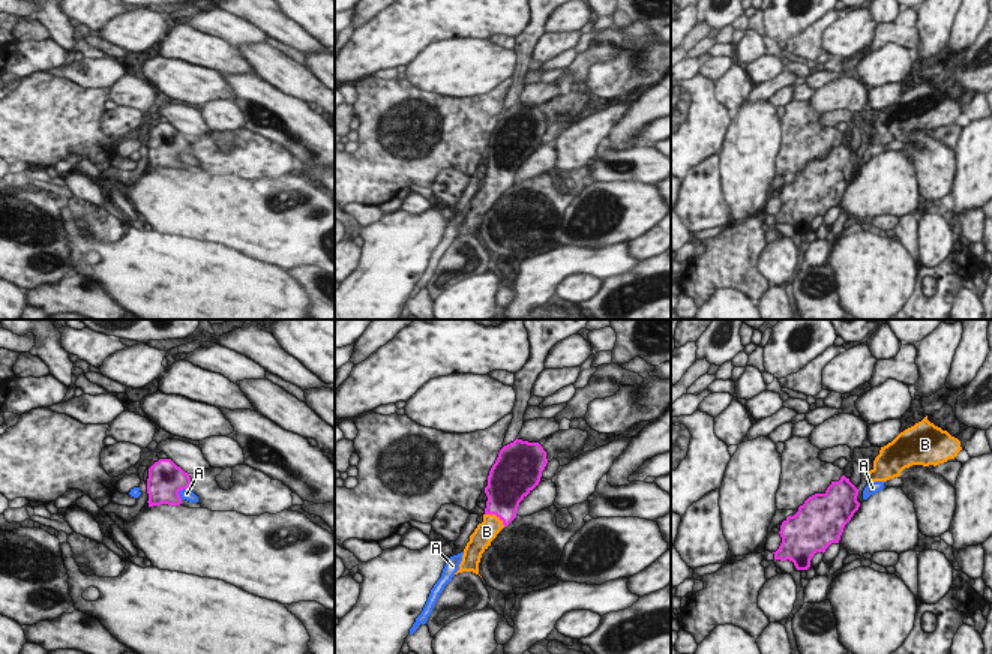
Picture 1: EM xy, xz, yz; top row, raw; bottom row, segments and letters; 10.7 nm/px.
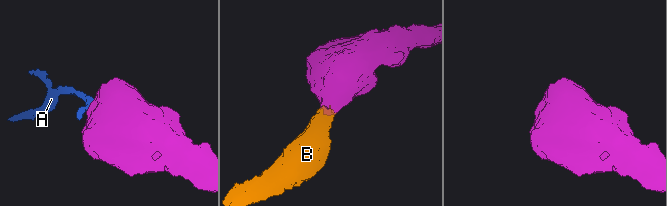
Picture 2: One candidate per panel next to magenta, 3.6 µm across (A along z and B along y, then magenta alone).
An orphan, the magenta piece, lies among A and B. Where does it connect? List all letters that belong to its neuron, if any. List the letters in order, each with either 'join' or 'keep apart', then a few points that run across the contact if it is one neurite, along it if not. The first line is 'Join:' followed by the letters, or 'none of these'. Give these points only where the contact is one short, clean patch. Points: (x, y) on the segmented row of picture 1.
Join: B
A: keep apart
B: join; line xz (505, 494), (502, 509), (496, 515), (486, 531)

